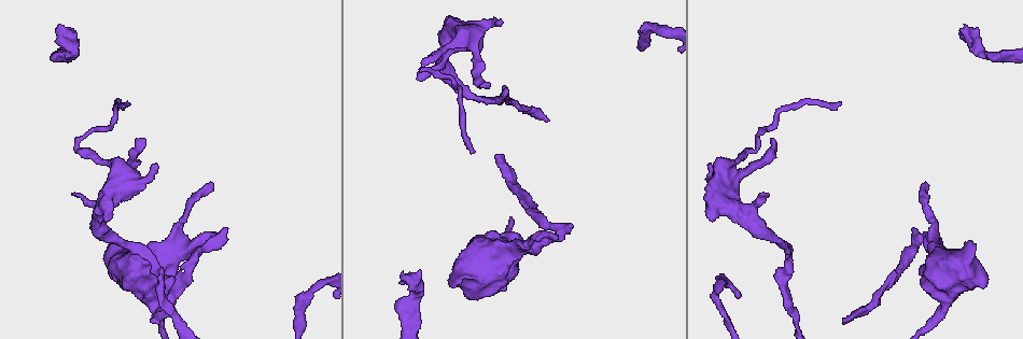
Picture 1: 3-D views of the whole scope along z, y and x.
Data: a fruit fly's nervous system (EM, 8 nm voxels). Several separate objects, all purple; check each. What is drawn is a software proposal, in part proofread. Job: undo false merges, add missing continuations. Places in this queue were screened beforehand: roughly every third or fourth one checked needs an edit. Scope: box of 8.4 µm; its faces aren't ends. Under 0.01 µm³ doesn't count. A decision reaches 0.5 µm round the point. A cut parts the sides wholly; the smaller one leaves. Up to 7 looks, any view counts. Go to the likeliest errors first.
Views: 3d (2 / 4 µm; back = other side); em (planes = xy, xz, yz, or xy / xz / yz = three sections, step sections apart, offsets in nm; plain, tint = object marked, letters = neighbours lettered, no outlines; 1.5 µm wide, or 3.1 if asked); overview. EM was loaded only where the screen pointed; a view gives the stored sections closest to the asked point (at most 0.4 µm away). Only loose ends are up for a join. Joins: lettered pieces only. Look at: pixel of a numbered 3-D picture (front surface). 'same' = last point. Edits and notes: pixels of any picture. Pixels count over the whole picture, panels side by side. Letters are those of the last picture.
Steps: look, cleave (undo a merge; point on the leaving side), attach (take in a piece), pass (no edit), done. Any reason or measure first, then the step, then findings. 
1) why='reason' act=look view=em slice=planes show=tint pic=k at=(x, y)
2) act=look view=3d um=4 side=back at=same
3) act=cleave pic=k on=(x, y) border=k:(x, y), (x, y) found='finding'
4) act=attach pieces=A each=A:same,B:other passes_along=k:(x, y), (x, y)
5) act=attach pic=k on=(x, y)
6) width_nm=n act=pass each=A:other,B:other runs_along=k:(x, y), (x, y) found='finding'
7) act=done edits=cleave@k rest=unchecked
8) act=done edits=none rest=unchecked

act=look view=3d um=2 pic=1 at=(56, 27)

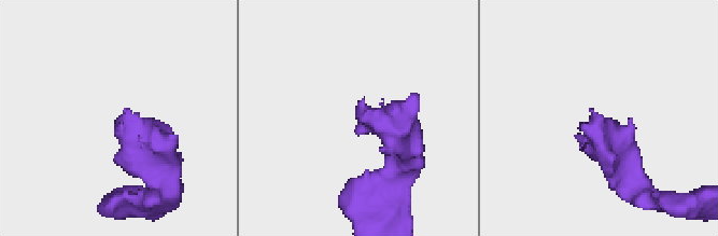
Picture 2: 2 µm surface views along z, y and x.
act=look view=em slice=xz step=4 show=letters pic=2 at=(362, 98)

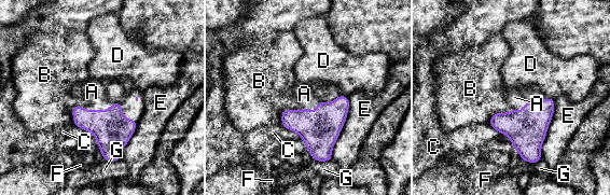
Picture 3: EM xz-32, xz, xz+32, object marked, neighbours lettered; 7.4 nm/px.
act=attach pieces=A each=A:same,B:other,C:other,D:other,E:other,F:other,G:other passes_along=3:(320, 134), (309, 110), (304, 94) found='the neuron continues'

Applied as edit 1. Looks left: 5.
act=look view=overview

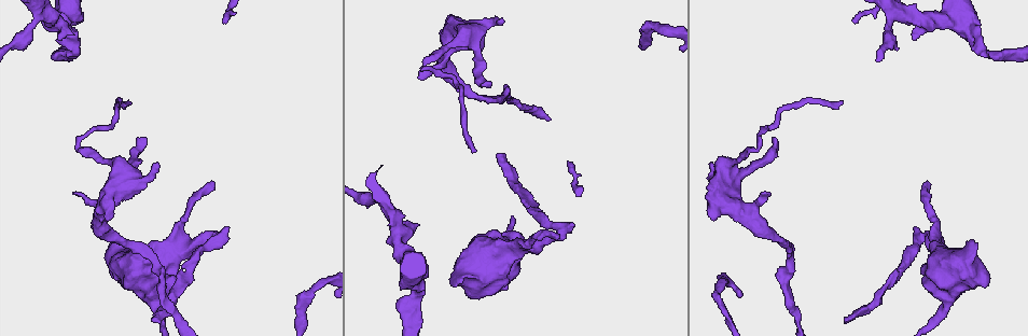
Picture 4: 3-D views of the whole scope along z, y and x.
why='free end' act=look view=em slice=xz step=4 show=tint pic=4 at=(845, 320)

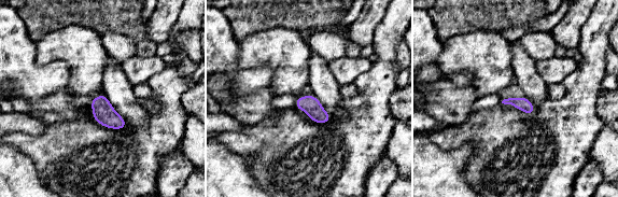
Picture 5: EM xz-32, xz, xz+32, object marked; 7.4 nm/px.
act=look view=em slice=planes show=letters at=same

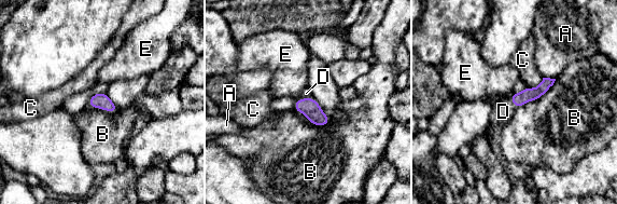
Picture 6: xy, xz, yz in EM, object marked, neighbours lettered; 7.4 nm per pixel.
width_nm=100 act=attach pieces=D each=A:other,B:other,C:other,D:same,E:other passes_along=6:(309, 107), (304, 98), (306, 93) found='it goes on there'

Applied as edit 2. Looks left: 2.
why='free end' act=look view=em slice=yz step=8 show=tint pic=4 at=(973, 240)

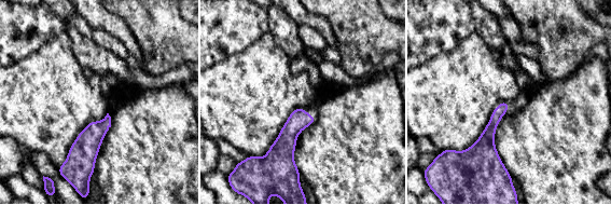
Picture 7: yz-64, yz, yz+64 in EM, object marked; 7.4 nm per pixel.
act=look view=em slice=planes show=letters at=same

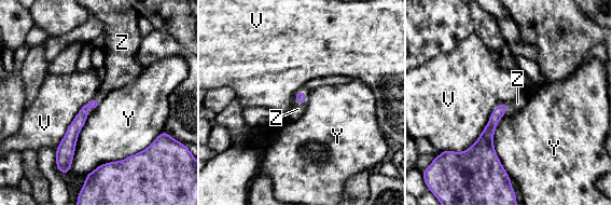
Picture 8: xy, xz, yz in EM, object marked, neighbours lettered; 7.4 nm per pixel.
act=attach pieces=Z each=V:other,Y:other,Z:same passes_along=8:(301, 96), (300, 104), (297, 109) found='it goes on there'

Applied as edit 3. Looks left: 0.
act=done edits=attach@3,attach@6,attach@8 rest=unchecked

